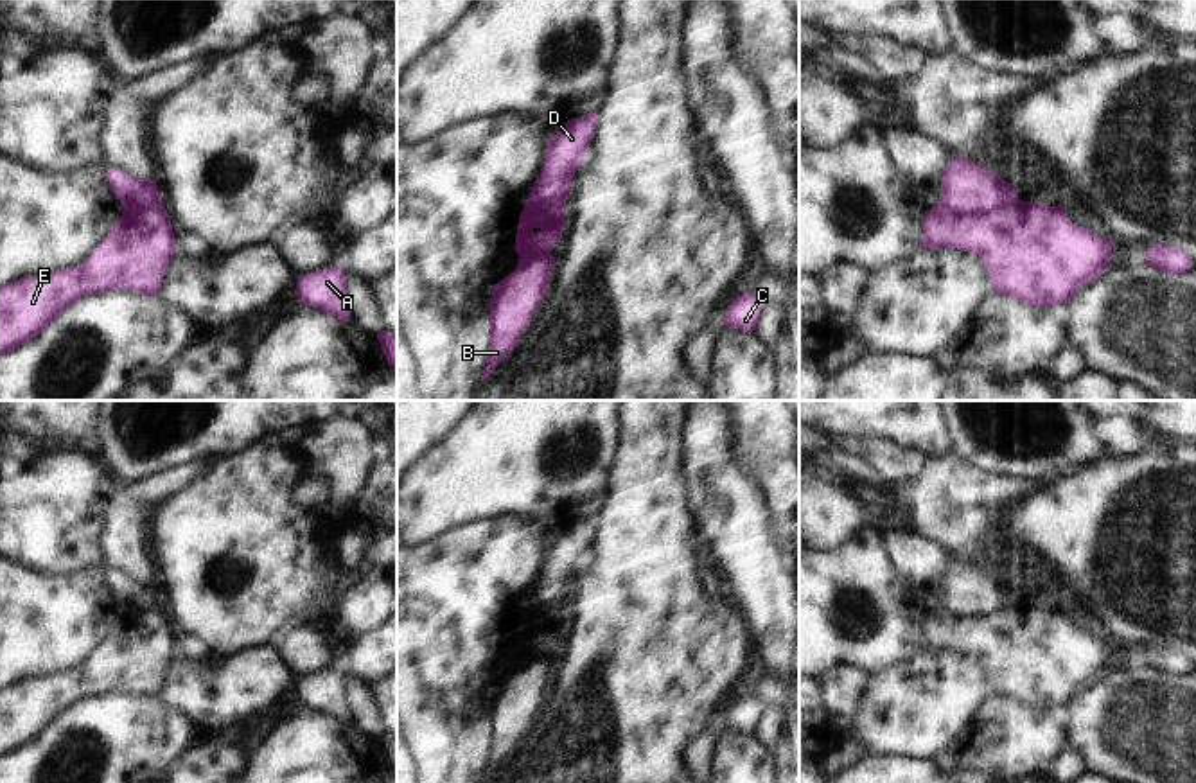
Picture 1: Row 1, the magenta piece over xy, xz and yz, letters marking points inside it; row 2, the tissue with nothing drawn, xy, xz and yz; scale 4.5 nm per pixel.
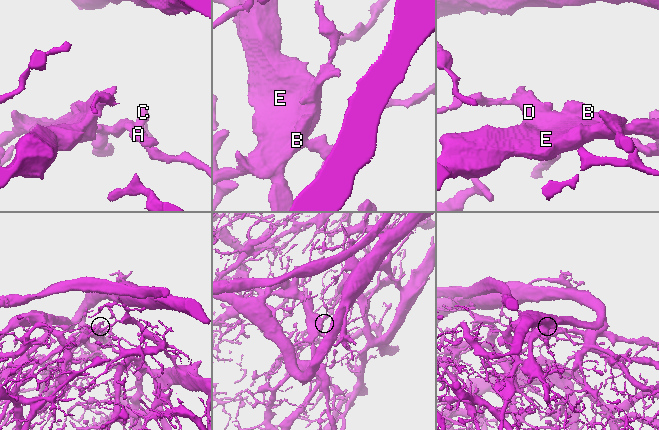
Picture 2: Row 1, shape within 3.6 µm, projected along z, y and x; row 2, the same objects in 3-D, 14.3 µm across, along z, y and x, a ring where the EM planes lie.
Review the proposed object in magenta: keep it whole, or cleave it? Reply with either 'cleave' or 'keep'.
cleave

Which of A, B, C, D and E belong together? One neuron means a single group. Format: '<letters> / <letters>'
A B C D / E

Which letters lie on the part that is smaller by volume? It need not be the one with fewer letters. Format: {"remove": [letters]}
{"remove": ["E"]}

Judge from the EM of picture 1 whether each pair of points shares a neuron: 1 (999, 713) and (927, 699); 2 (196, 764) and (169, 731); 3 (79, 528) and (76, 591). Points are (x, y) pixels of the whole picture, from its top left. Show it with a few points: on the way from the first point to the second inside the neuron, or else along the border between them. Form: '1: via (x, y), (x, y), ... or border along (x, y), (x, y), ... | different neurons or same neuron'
1: border along (993, 695), (952, 742) | different neurons
2: border along (189, 746), (173, 764) | different neurons
3: border along (99, 563), (67, 573), (42, 573), (35, 570) | different neurons

